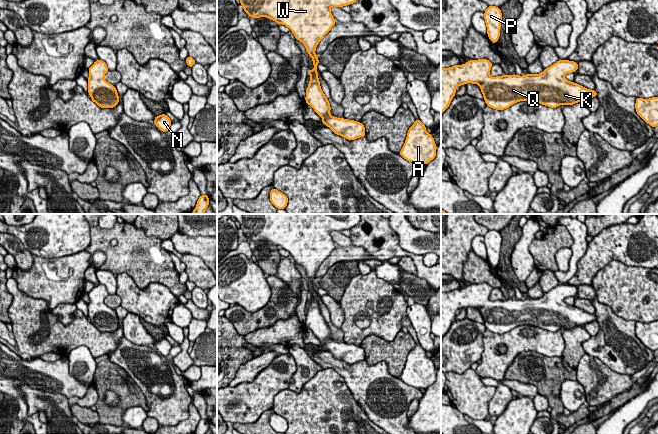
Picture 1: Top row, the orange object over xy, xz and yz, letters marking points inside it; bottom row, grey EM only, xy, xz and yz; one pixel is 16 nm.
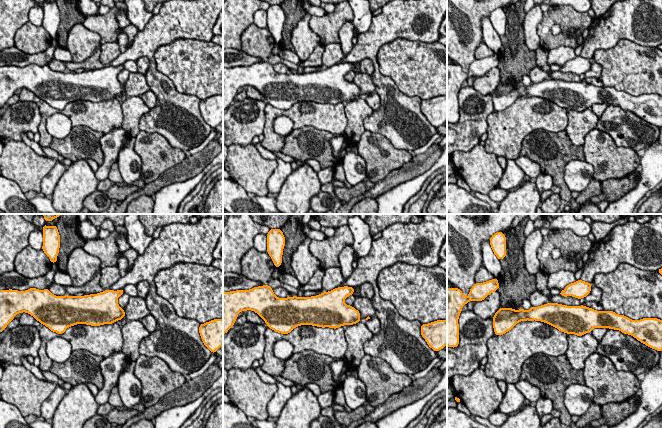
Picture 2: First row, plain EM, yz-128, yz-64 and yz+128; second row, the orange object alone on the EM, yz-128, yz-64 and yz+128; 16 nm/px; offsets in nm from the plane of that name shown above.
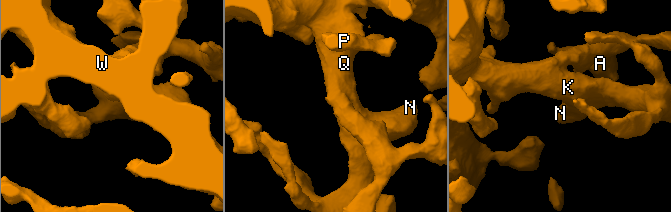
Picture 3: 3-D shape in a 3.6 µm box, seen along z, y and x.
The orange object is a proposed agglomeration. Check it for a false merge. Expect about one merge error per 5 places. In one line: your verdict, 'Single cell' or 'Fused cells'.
Single cell

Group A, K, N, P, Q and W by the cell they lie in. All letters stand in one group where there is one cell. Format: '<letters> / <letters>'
A K N P Q W

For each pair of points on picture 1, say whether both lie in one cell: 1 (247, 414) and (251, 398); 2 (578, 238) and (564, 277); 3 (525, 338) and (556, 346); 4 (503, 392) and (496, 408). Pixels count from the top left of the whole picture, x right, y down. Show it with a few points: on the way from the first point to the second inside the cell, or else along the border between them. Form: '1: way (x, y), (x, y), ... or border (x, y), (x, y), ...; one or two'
1: way (249, 410), (250, 402); one
2: way (578, 248), (573, 261), (573, 267); one
3: way (533, 338), (548, 343); one
4: way (502, 396), (497, 404); one

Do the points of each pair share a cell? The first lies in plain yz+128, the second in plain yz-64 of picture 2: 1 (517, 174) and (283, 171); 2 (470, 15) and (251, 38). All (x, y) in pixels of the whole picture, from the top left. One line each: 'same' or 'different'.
1: same
2: different

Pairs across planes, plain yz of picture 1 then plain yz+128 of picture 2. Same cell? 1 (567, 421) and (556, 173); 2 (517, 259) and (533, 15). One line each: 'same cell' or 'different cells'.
1: different cells
2: same cell

